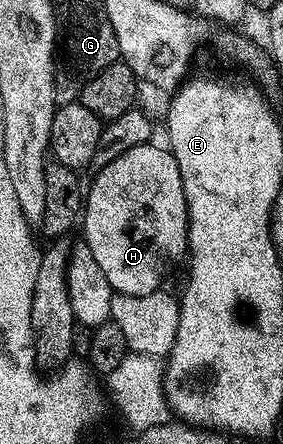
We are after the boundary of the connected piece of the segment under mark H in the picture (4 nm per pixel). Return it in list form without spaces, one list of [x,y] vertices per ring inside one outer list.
[[[150,141],[139,145],[135,149],[127,149],[127,153],[123,153],[119,157],[115,157],[115,161],[111,161],[111,165],[100,168],[96,172],[97,176],[93,179],[93,184],[88,184],[87,194],[83,199],[83,227],[85,223],[85,235],[83,242],[89,246],[95,261],[99,265],[99,269],[103,269],[103,277],[107,277],[107,281],[111,284],[114,292],[119,295],[146,295],[152,291],[158,290],[162,286],[161,283],[165,279],[165,274],[176,265],[182,262],[183,256],[187,251],[189,242],[189,210],[187,209],[187,201],[183,193],[183,181],[179,177],[179,165],[175,161],[173,152],[164,146],[156,147],[156,142]]]

